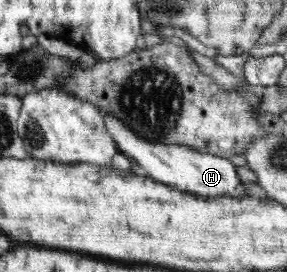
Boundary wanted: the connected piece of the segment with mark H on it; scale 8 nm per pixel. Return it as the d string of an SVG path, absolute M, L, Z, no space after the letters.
M110 111L102 113L106 130L117 144L119 152L130 158L143 175L200 198L226 198L226 196L246 198L246 196L249 196L246 194L244 183L240 181L237 168L231 160L200 152L189 146L146 141L134 134L130 127L126 127L124 122L120 121Z

